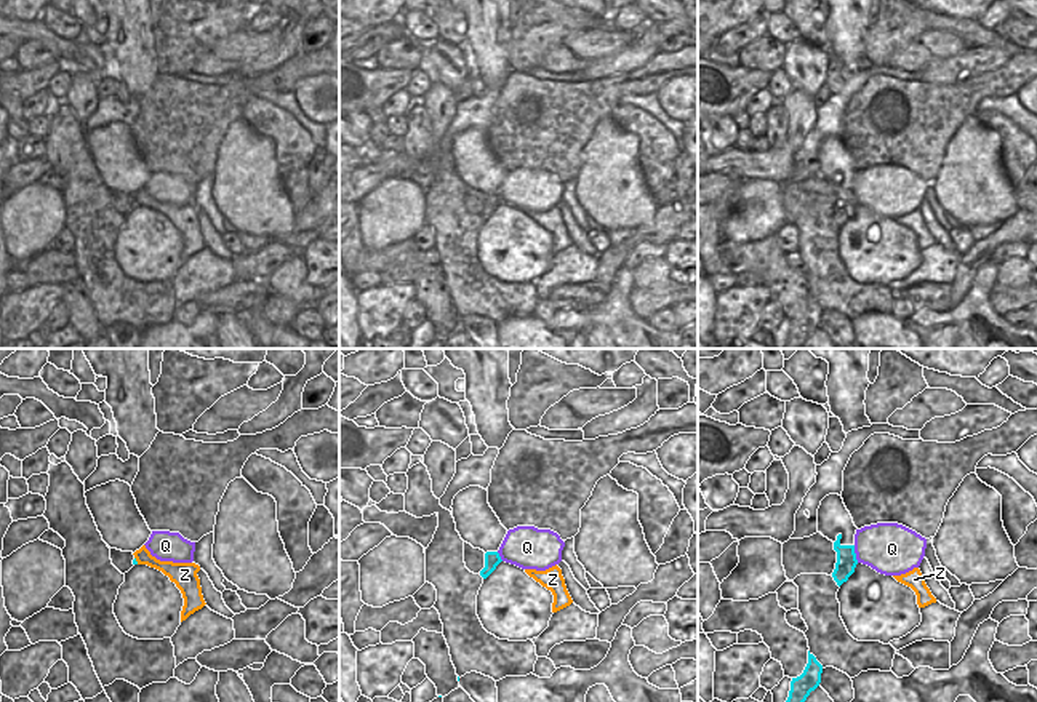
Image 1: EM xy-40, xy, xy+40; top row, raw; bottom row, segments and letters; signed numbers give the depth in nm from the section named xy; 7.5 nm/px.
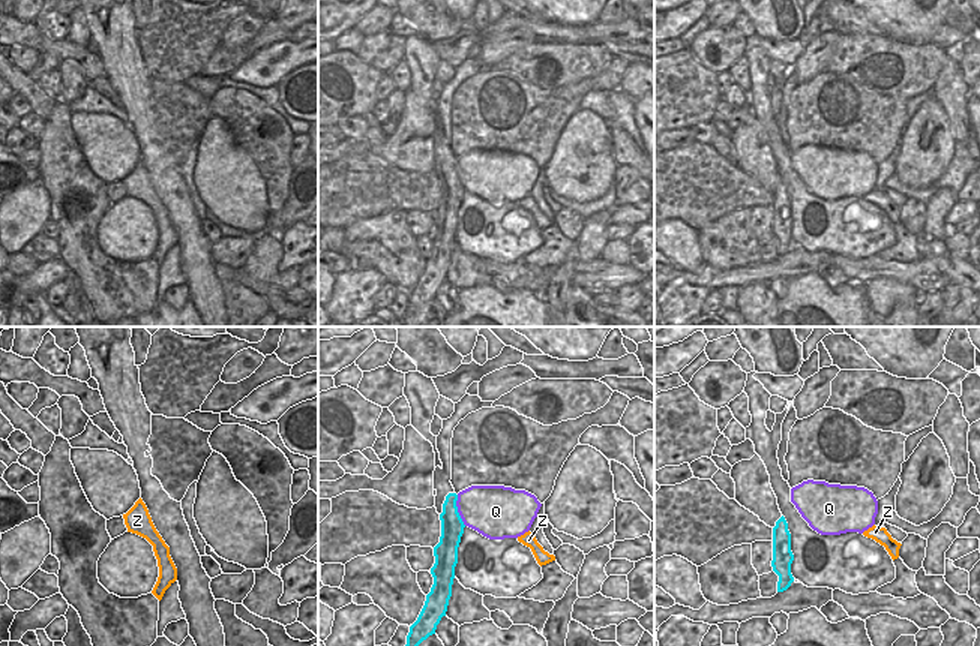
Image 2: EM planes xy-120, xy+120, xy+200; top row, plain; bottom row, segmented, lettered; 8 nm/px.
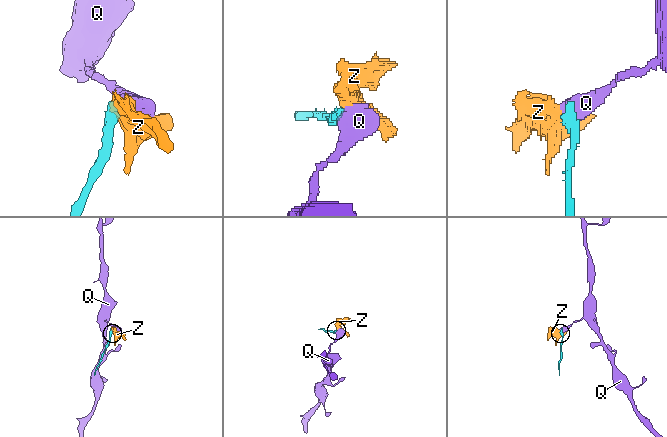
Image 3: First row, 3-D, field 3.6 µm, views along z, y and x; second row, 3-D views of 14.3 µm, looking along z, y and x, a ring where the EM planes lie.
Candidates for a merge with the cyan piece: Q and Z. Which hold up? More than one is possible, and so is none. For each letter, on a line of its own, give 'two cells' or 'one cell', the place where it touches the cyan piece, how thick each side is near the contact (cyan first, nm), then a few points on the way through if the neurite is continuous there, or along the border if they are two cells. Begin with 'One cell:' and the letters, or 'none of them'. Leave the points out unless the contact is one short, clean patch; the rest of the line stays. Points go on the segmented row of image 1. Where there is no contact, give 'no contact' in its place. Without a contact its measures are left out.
One cell: none of them
Q: two cells; contact xy+40 (855, 554); calibres 150 and 380 nm; border xy+40 (853, 546), (858, 562)
Z: two cells; contact xy-40 (135, 560); calibres 30 and 120 nm; border xy-40 (135, 557), (138, 563)

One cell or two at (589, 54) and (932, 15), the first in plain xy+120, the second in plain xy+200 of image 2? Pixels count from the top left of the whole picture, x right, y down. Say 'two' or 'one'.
two

